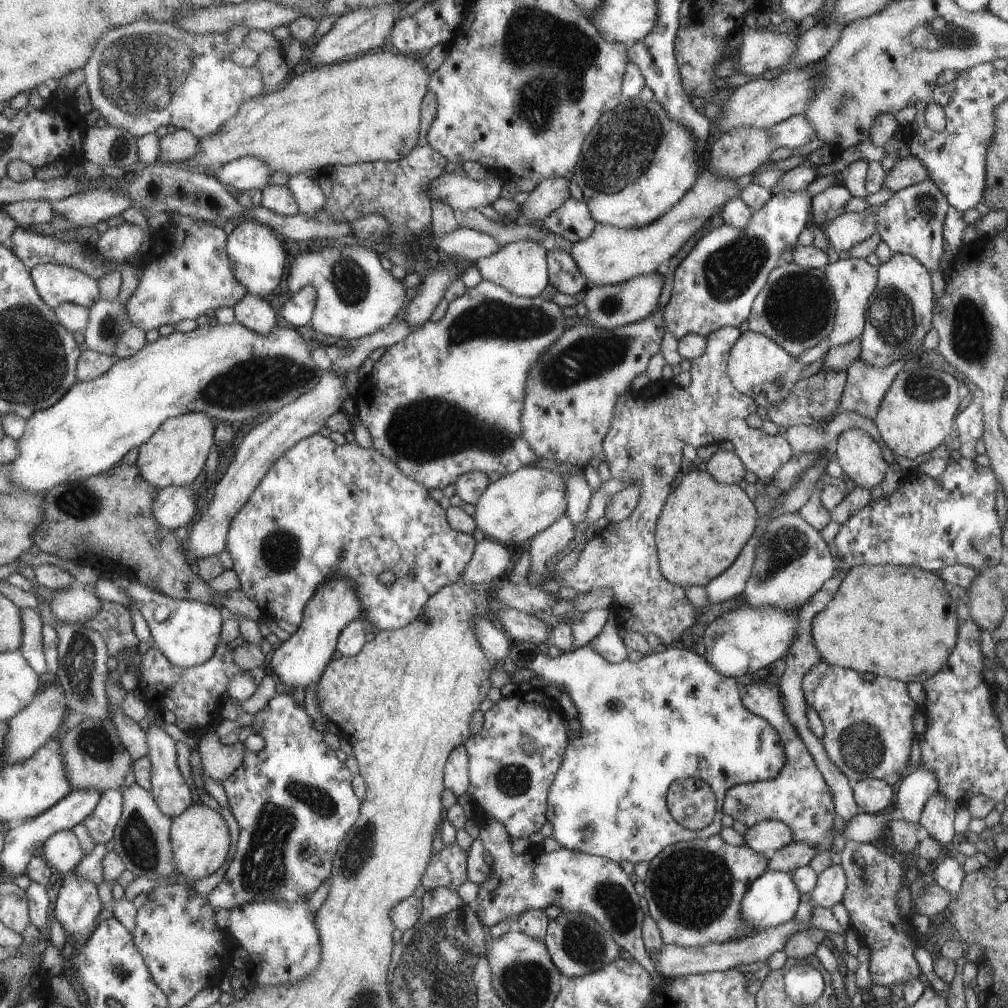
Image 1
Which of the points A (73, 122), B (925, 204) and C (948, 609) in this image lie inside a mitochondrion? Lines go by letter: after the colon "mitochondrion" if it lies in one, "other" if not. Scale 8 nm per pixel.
A: other
B: mitochondrion
C: other

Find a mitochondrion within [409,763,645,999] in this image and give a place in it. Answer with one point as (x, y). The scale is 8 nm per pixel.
(585, 947)

